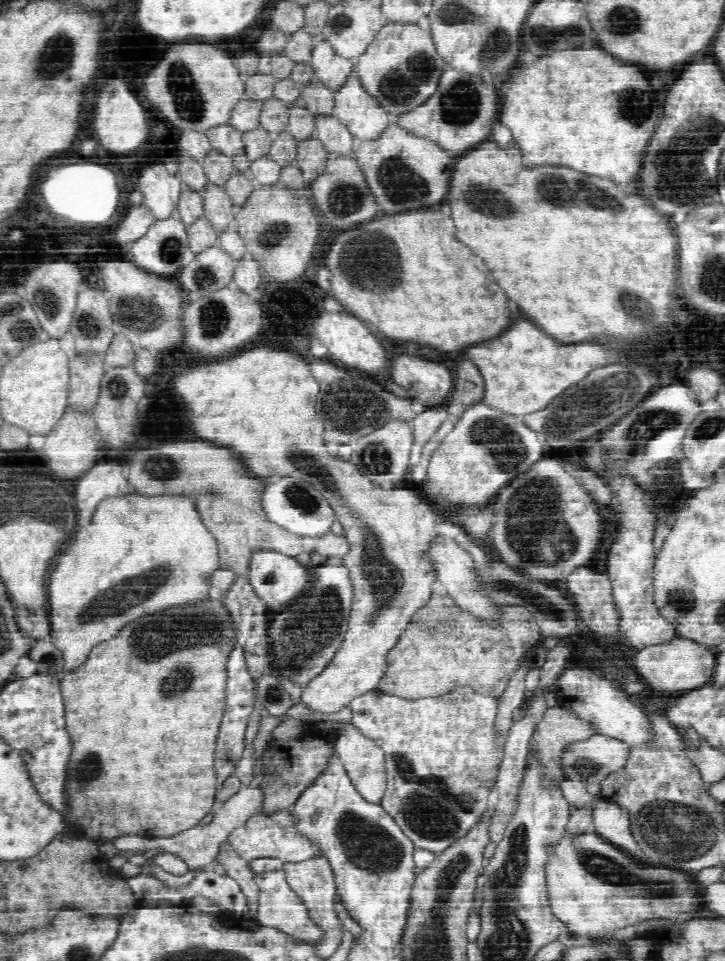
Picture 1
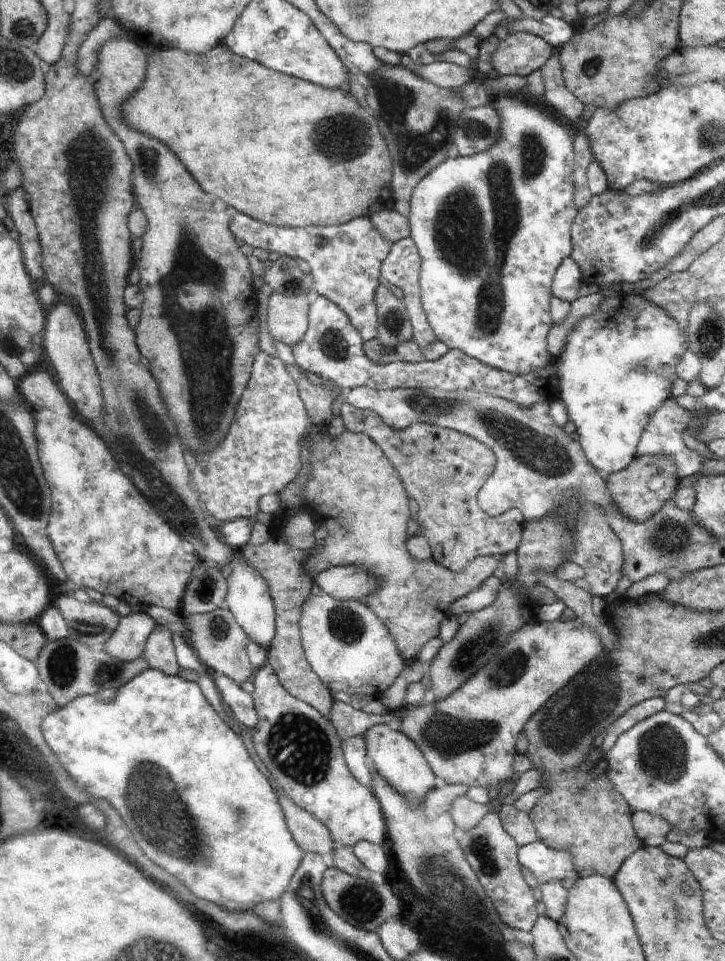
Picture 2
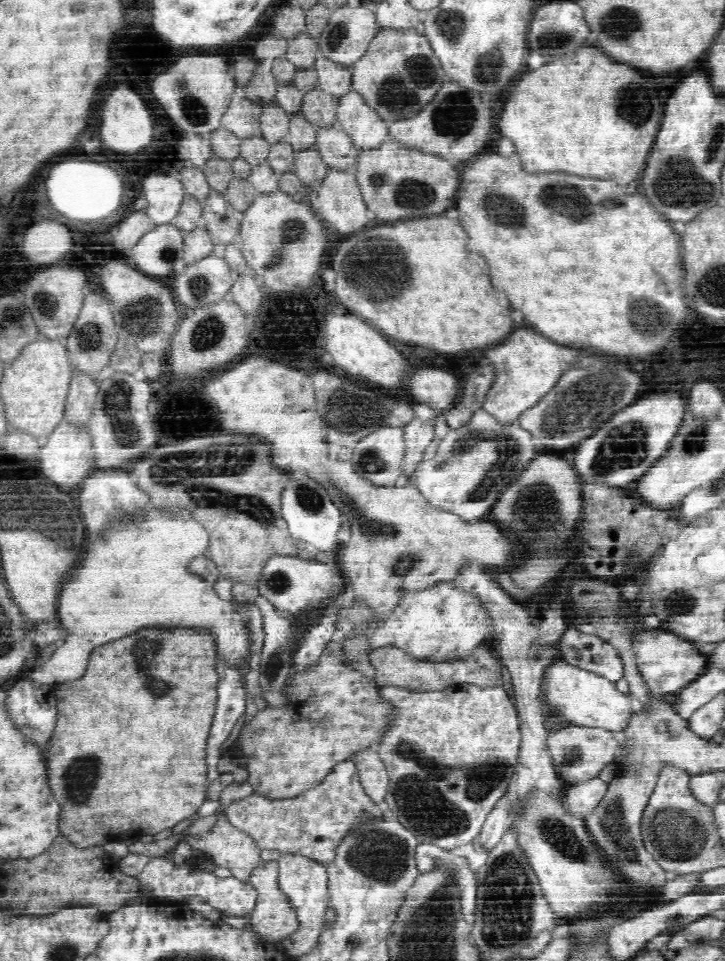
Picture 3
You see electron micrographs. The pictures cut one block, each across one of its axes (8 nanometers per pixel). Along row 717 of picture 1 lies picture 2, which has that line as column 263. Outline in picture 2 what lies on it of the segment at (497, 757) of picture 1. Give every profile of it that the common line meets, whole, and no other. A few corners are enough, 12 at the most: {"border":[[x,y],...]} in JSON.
{"border":[[272,350],[228,436],[190,460],[205,512],[254,519],[301,472],[310,424]]}

